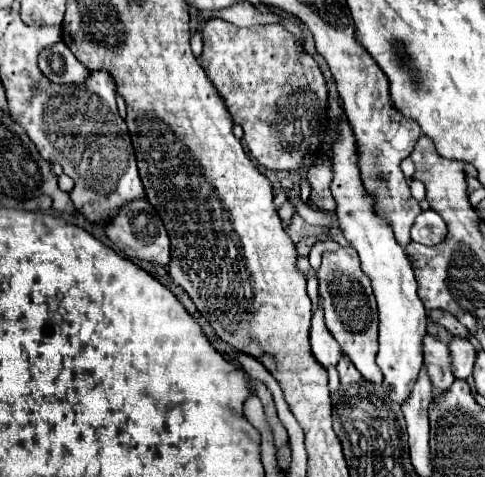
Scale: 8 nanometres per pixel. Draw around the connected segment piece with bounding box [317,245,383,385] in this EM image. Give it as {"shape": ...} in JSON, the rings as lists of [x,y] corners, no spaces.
{"shape":[[[347,245],[335,253],[323,253],[323,263],[317,273],[319,277],[319,293],[323,299],[325,323],[329,333],[341,345],[343,355],[351,359],[357,371],[371,383],[381,385],[383,375],[375,363],[377,355],[377,305],[371,291],[369,277],[359,267],[357,251]]]}

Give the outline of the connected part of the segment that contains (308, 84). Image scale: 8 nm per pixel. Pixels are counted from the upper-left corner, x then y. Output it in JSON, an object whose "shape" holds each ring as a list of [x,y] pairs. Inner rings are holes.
{"shape":[[[195,13],[195,23],[203,37],[201,67],[209,75],[211,83],[227,103],[227,109],[235,123],[245,131],[245,143],[255,157],[255,161],[271,171],[301,171],[315,163],[321,151],[321,141],[329,129],[327,115],[327,85],[325,77],[315,63],[315,59],[301,47],[291,31],[281,23],[271,25],[253,25],[237,27],[223,19],[201,19],[201,13]]]}

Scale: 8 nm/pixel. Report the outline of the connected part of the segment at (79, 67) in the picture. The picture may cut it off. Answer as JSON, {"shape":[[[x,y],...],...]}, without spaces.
{"shape":[[[59,41],[51,47],[43,49],[39,55],[39,69],[53,81],[53,83],[67,83],[79,85],[91,77],[91,69],[77,61],[77,57],[69,51],[69,47]]]}

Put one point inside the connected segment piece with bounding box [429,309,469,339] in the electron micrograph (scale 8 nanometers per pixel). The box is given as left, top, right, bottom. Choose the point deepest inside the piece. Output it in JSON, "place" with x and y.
{"place":[444,319]}

